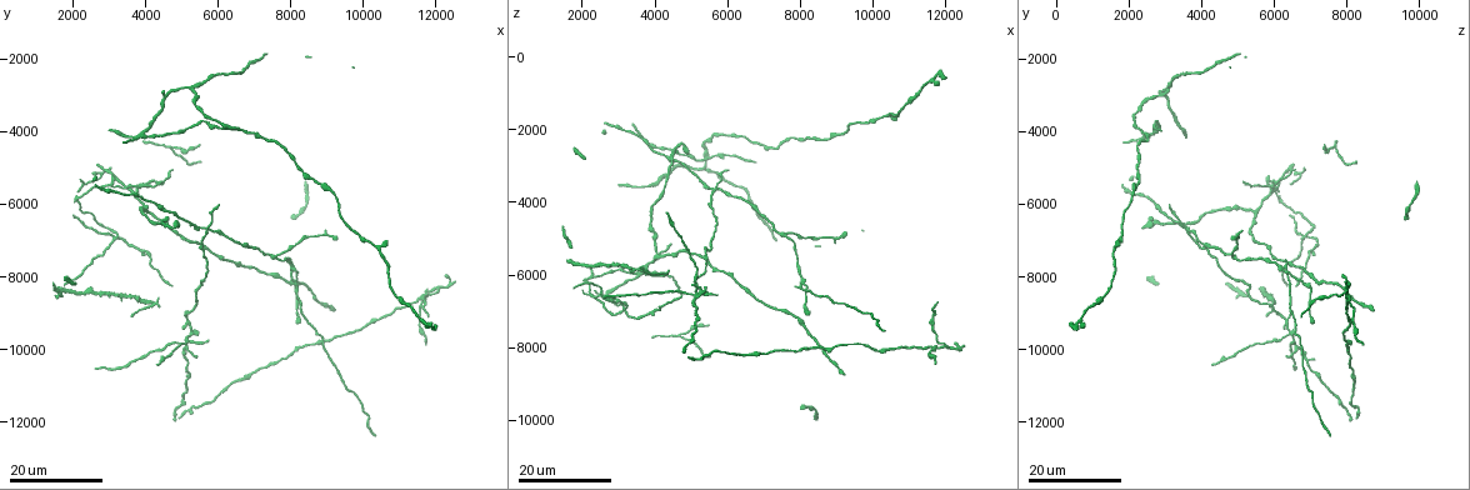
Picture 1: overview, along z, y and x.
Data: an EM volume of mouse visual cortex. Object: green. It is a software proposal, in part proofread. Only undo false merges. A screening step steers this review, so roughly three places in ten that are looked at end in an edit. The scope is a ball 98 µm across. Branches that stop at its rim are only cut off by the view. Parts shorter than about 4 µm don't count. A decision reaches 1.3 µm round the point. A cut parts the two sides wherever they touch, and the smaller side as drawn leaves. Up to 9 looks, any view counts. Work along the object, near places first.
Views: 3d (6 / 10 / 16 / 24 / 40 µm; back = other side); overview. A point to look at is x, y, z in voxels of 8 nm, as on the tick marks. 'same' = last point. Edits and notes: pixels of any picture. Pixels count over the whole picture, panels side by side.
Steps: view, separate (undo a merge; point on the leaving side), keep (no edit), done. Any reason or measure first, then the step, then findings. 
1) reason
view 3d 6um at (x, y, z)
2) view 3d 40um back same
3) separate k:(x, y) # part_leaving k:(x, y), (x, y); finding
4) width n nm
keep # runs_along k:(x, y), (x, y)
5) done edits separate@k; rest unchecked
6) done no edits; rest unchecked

arms part here
view 3d 24um at (4600, 4500, 7700)

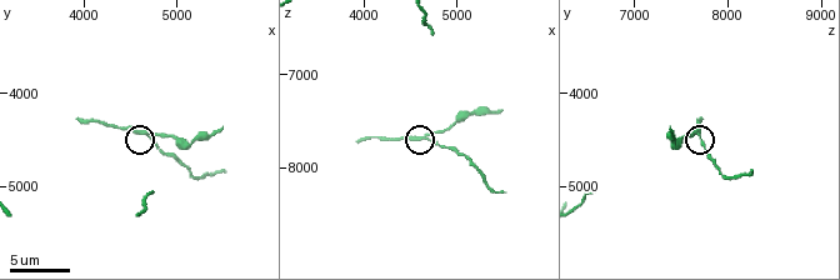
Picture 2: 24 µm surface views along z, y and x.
view 3d 10um at (4650, 4450, 7700)

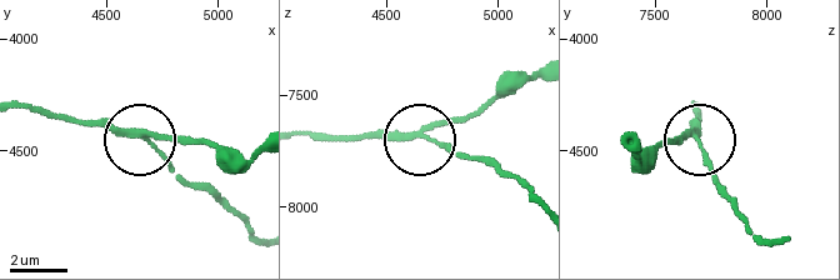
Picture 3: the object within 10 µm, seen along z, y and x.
width 160 nm
keep # one cell here

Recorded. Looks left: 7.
view 3d 24um at (5700, 6700, 3600)

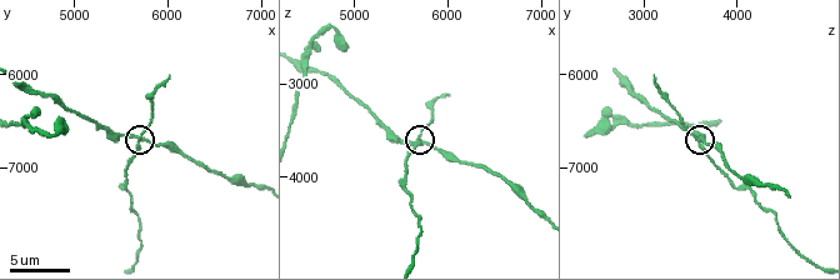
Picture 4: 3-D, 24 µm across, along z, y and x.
zoom in
view 3d 6um at (5700, 6700, 3650)

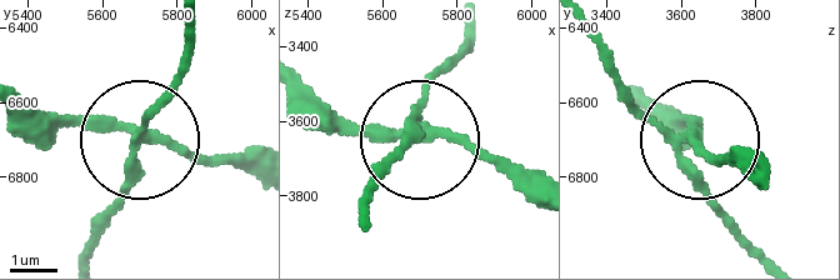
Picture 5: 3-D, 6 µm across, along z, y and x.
width 240 nm
separate 5:(163, 100) # part_leaving 5:(135, 149), (91, 253); two cells meet here

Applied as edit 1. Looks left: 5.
three-way junction
view 3d 16um at (8100, 7800, 6200)

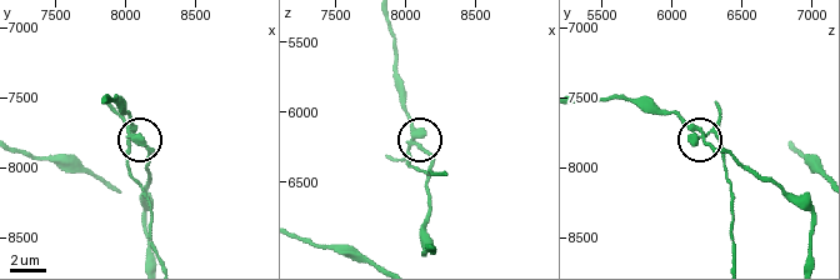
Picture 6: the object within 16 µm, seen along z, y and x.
closer look
view 3d 6um at (8080, 7780, 6200)

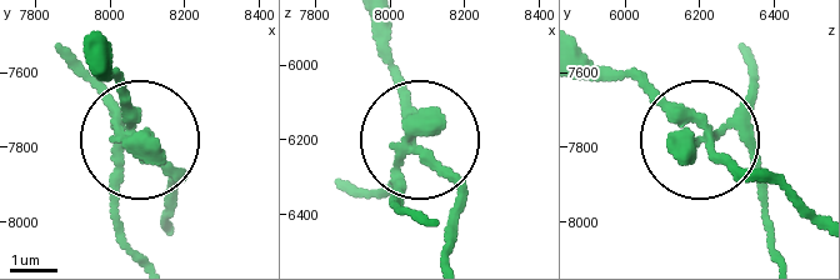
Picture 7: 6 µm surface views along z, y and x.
from behind
view 3d 6um back same

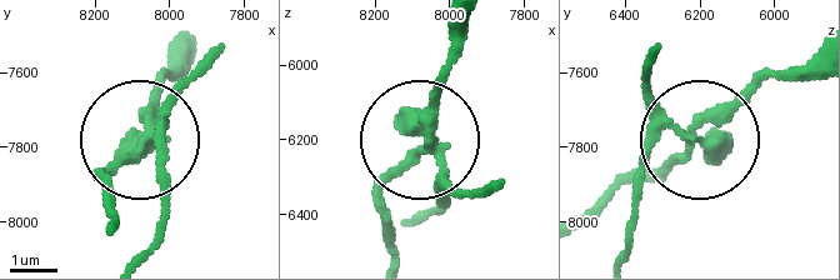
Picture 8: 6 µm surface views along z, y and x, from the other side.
arms 3
separate 8:(175, 103) # part_leaving 8:(148, 135), (160, 128), (160, 231), (148, 255); a second cell is stuck on

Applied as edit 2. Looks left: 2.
done edits separate@5, separate@8; rest unchecked

